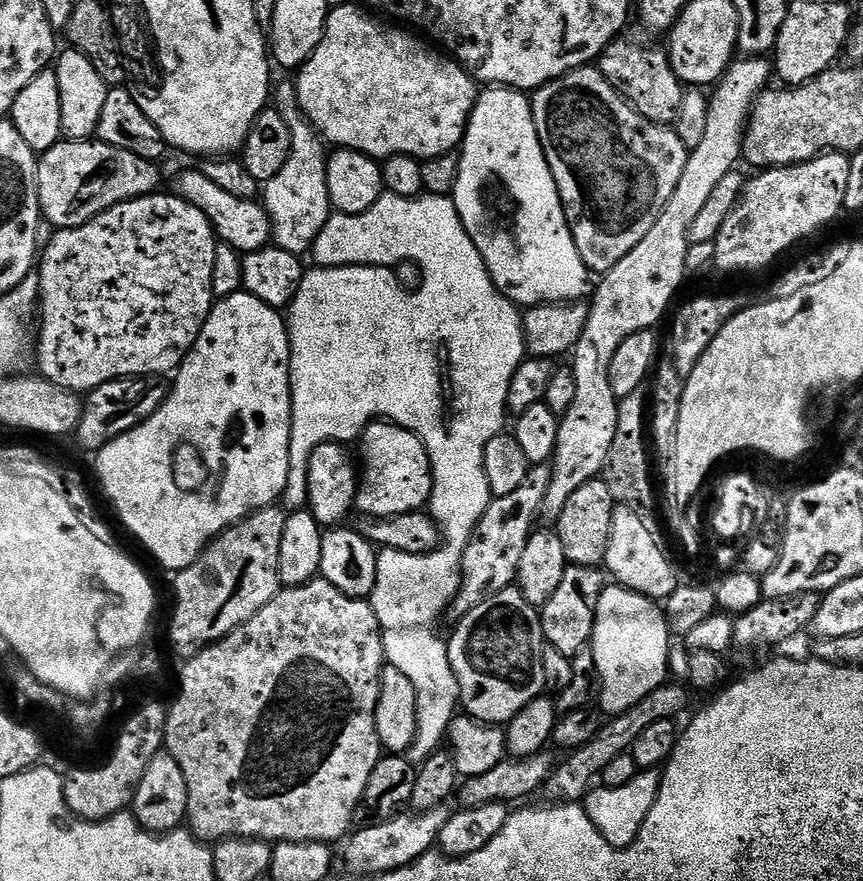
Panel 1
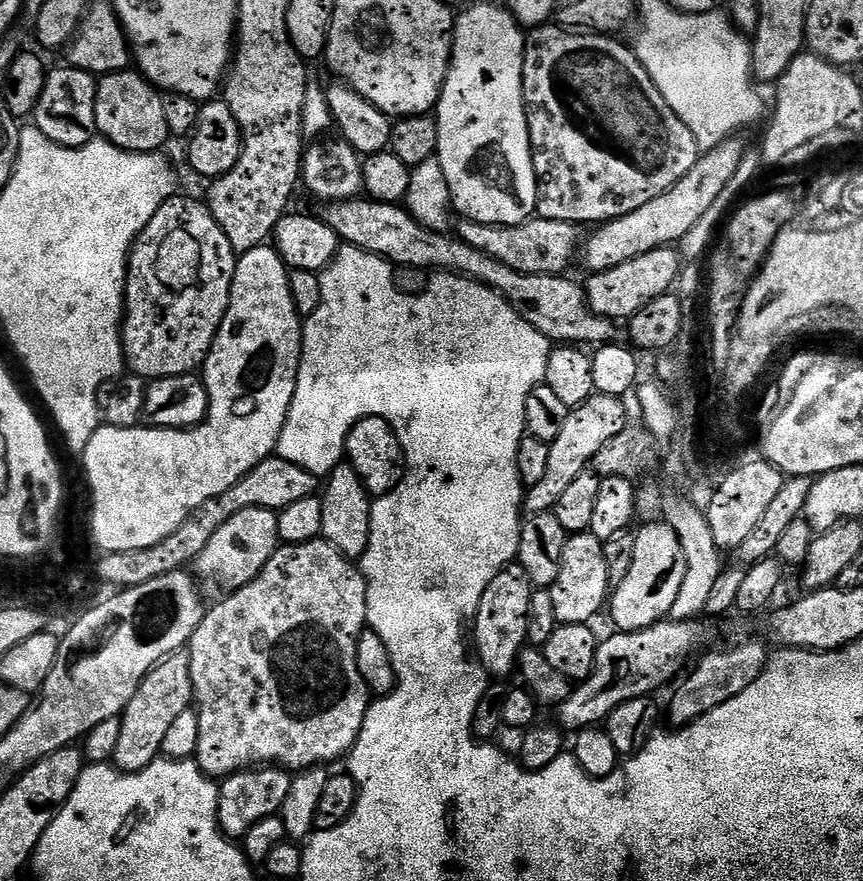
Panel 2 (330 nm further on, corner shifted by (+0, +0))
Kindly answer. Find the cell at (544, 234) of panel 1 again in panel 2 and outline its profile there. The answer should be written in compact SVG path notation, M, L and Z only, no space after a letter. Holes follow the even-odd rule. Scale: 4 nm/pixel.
M476 4L468 8L464 13L457 15L454 20L452 34L452 59L448 66L448 77L444 83L444 89L440 100L434 109L434 119L438 126L438 146L436 147L435 159L440 160L440 172L448 183L448 192L456 203L456 208L461 217L469 220L477 220L480 224L525 224L533 219L536 210L536 171L532 161L532 143L528 133L528 119L524 109L524 79L522 78L522 66L524 65L524 45L526 43L525 29L512 17L507 8L496 4Z

